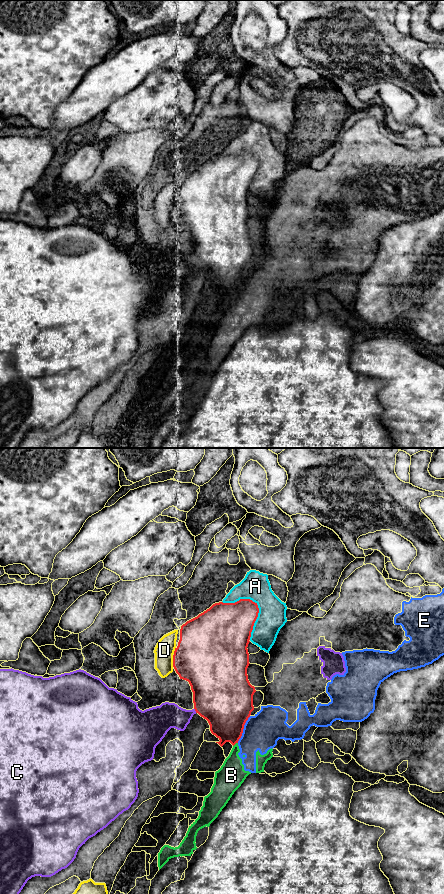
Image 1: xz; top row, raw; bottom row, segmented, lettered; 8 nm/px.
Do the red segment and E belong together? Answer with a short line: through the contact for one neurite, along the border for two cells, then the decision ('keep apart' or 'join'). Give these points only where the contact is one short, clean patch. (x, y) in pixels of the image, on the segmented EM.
line xz (250, 716), (237, 742); keep apart

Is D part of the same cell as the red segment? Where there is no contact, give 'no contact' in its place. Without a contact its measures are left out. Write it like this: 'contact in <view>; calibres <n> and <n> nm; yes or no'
contact in xz; calibres 460 and 160 nm; no

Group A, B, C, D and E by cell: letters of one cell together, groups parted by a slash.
A D / B E / C

